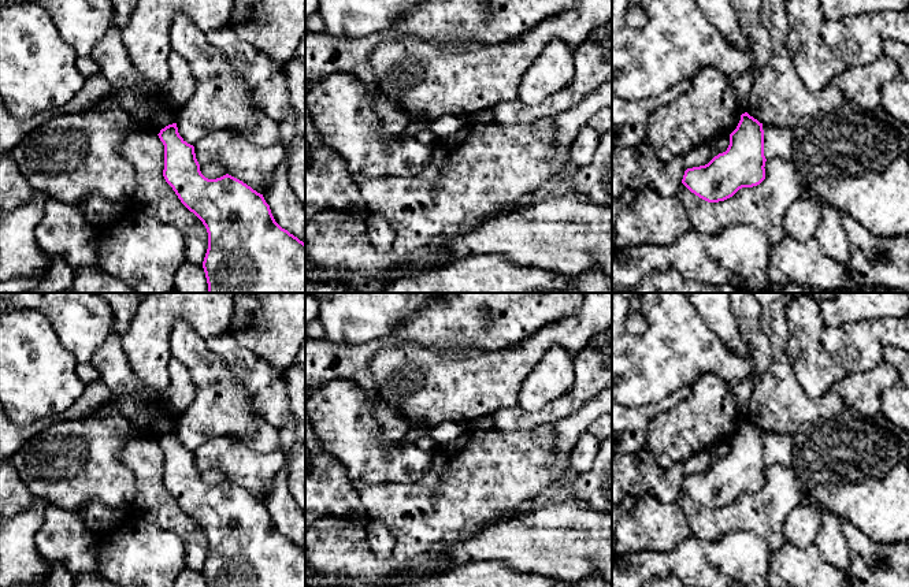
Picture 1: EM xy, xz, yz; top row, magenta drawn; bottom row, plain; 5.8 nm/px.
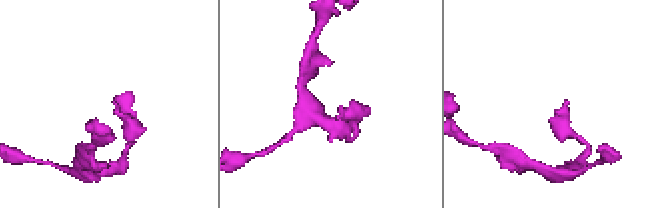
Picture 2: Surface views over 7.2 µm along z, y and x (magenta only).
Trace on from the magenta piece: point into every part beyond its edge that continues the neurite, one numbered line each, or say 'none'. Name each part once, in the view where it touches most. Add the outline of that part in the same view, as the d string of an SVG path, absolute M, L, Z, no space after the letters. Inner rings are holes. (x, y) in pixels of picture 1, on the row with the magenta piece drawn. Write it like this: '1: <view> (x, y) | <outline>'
none

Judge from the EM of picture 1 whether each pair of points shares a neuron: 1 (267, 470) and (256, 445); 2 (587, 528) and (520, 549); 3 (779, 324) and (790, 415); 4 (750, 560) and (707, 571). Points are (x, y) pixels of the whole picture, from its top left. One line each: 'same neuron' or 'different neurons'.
1: different neurons
2: same neuron
3: same neuron
4: same neuron

